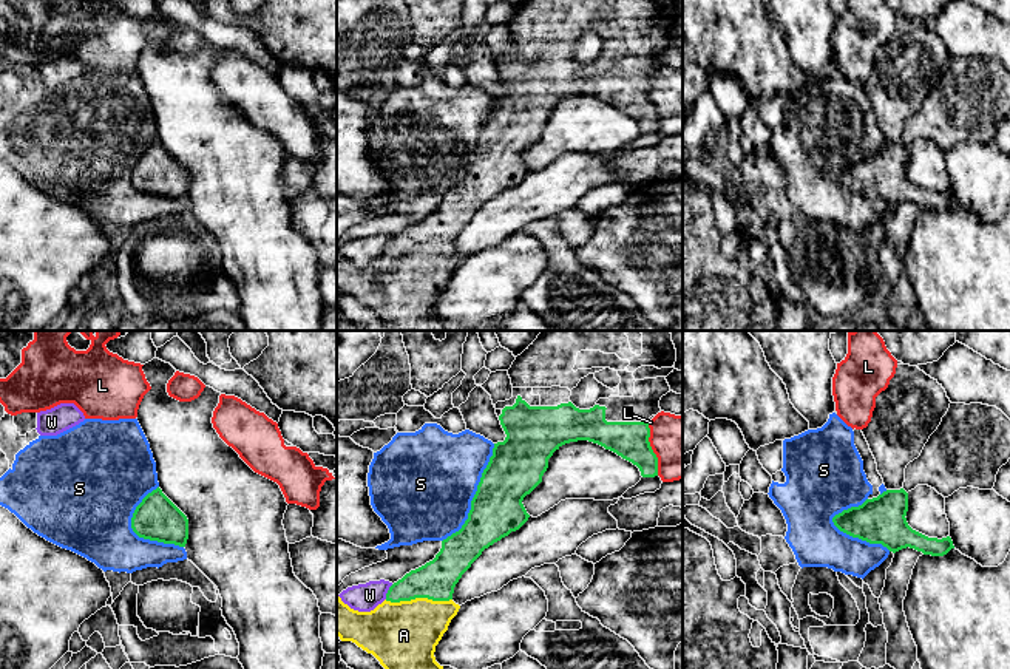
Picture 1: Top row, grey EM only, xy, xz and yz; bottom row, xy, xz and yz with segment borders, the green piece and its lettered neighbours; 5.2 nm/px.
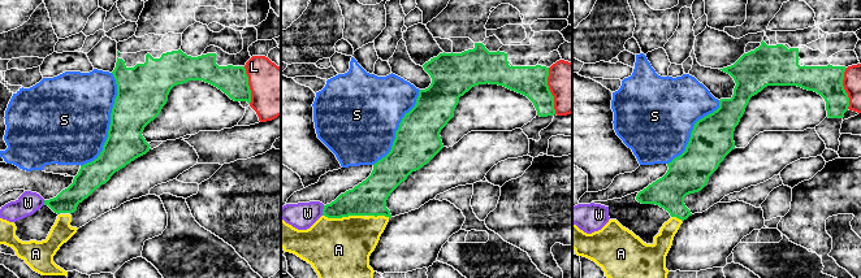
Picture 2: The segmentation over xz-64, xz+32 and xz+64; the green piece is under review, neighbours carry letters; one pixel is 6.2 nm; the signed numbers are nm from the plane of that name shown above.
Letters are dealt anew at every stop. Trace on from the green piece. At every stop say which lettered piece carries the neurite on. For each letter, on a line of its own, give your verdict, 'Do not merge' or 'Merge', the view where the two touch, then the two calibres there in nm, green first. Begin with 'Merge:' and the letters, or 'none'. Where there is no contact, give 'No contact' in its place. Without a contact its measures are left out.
Merge: A
A: Merge. Touches green in xz. Thickness 200 nm (green) against 360 nm
L: Do not merge. Touches green in xz. Thickness 190 nm (green) against 300 nm
S: Do not merge. Touches green in xz. Thickness 280 nm (green) against 500 nm
W: Do not merge. Touches green in xz. Thickness 200 nm (green) against 140 nm

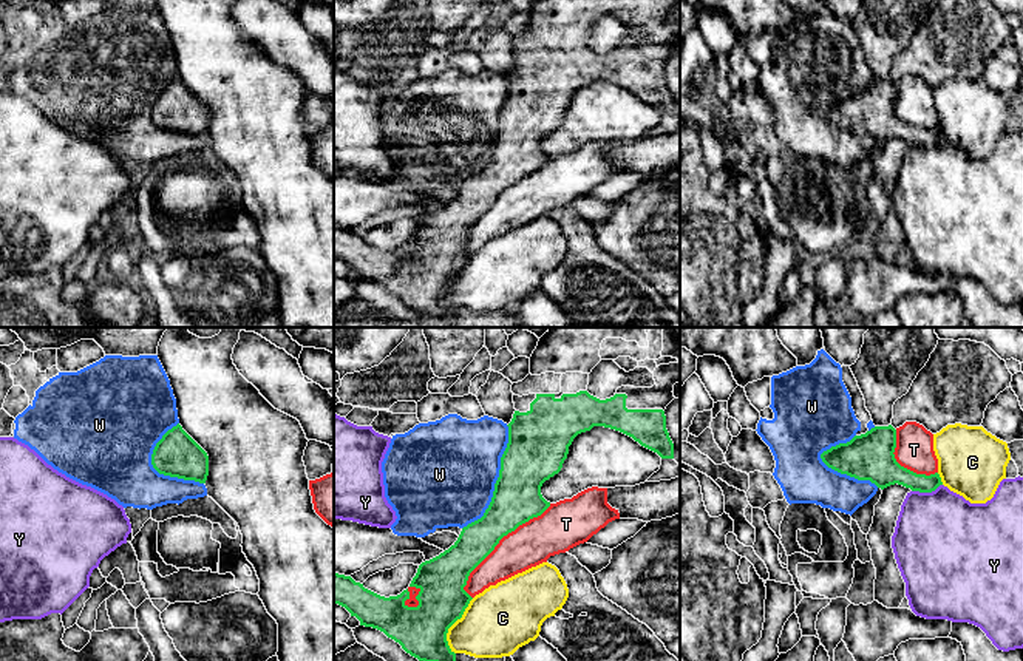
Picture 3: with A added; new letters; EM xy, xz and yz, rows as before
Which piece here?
Merge: none
C: Do not merge. Touches green in xz. Thickness 260 nm (green) against 360 nm
T: Do not merge. Touches green in xz. Thickness 260 nm (green) against 220 nm
W: Do not merge. Touches green in xz. Thickness 300 nm (green) against 500 nm
Y: Do not merge. Touches green in yz. Thickness 160 nm (green) against 480 nm

